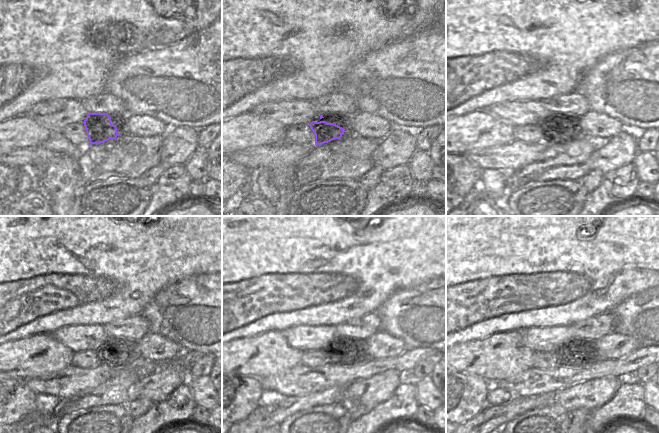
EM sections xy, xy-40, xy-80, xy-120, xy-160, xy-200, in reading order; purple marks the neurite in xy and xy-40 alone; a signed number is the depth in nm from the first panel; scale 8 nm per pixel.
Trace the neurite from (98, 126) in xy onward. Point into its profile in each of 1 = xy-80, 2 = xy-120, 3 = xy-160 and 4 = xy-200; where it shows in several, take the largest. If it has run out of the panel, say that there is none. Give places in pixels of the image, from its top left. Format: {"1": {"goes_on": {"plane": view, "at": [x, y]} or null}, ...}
{"1": {"goes_on": {"plane": "xy-80", "at": [557, 137]}}, "2": {"goes_on": {"plane": "xy-120", "at": [124, 355]}}, "3": {"goes_on": {"plane": "xy-160", "at": [349, 355]}}, "4": {"goes_on": {"plane": "xy-200", "at": [574, 357]}}}

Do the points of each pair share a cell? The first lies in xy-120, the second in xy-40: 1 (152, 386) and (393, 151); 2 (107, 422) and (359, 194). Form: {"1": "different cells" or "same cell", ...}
{"1": "same cell", "2": "same cell"}

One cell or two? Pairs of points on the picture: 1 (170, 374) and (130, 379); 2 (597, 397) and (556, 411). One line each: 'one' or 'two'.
1: two
2: two

